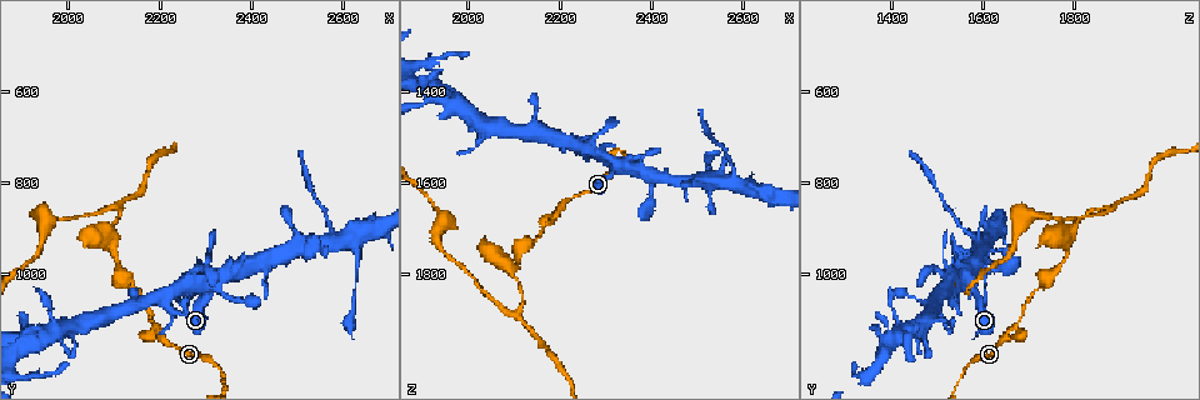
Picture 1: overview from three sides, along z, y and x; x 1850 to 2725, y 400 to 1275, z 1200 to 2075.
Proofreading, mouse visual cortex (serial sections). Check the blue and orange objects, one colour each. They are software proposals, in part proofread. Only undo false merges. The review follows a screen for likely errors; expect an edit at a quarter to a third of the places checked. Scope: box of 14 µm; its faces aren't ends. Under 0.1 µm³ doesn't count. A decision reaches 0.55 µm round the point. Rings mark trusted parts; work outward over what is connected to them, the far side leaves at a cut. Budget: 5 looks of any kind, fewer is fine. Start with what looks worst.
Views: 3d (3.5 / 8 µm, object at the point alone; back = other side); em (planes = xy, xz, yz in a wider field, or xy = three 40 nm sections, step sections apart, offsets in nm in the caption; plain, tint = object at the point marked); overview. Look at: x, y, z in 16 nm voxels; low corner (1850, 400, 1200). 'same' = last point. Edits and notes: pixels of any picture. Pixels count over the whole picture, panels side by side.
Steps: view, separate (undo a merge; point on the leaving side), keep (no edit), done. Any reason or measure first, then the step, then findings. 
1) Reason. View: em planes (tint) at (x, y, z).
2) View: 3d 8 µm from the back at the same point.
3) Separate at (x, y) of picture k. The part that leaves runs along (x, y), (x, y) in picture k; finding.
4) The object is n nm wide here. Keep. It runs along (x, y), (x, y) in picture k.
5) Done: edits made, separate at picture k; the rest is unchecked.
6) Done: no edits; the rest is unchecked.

Abrupt turn. View: 3d 3.5 µm at (2195, 1140, 1665).

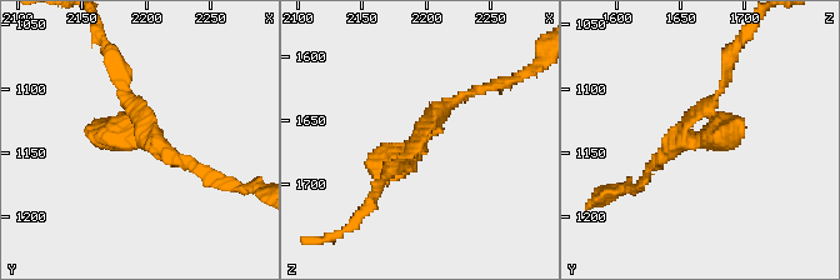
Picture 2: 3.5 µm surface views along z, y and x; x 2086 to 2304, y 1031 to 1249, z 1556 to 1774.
Shape alone is not enough. View: em xy step 2 (tint) at (2188, 1140, 1672).

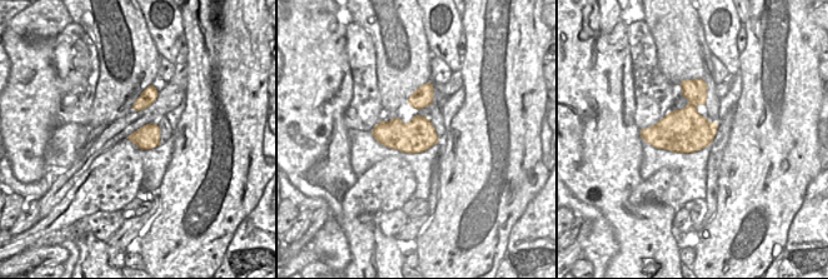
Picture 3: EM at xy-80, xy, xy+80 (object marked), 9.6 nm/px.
The object is 320 nm wide here. Keep. It runs along (188, 165), (126, 135), (119, 70) in picture 2; all the same cell.

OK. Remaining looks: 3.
Two arms in line, one across. View: 3d 3.5 µm at (2100, 855, 1885).

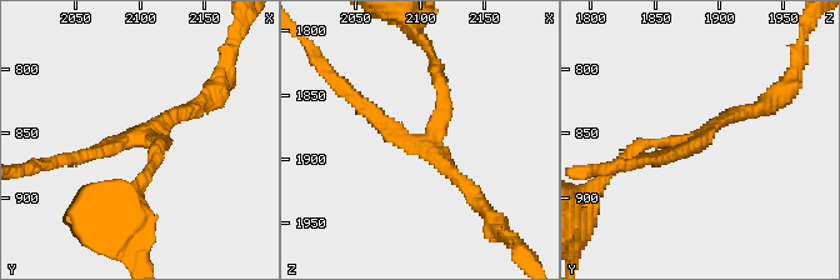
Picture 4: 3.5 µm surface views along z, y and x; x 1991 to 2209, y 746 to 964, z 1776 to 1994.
3 arms meet here; the arms are 200, 200, 200 nm wide. View: em planes (tint) at (2108, 856, 1882).

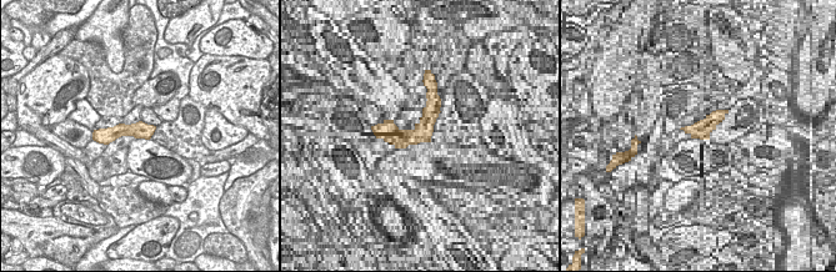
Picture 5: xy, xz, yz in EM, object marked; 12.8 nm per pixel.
Cut it another way. View: em xy step 2 (tint) at the same point.

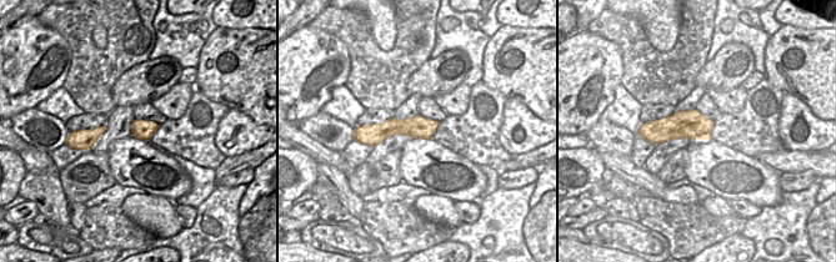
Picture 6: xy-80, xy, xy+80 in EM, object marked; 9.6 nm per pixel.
Keep. It runs along (435, 124), (388, 127), (364, 137) in picture 6; all the same cell.

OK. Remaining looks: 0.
Done: no edits; the rest is unchecked.

